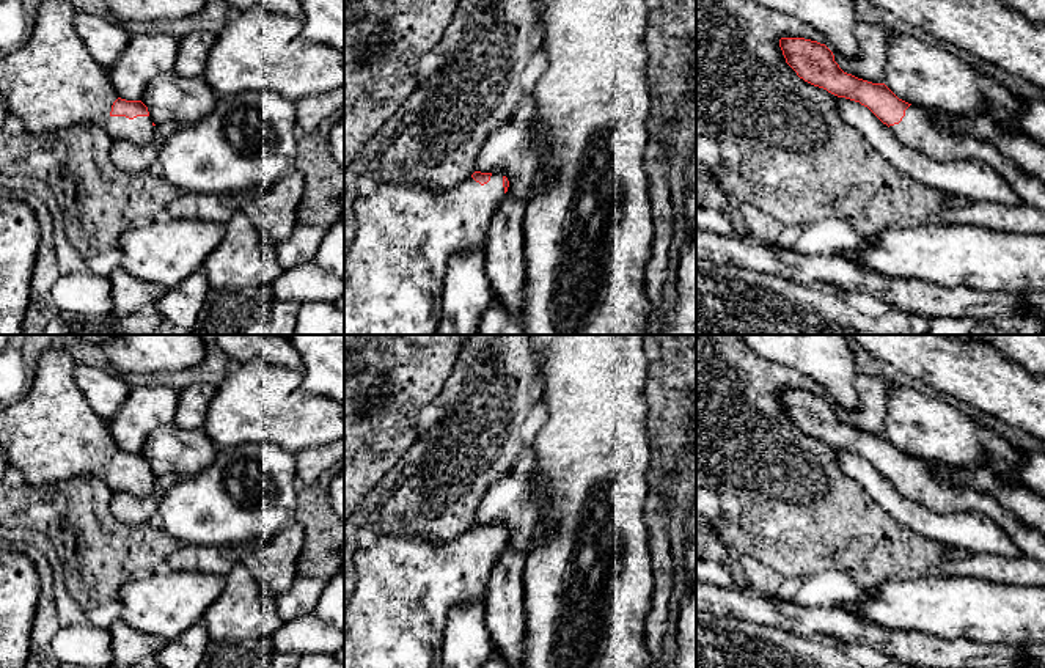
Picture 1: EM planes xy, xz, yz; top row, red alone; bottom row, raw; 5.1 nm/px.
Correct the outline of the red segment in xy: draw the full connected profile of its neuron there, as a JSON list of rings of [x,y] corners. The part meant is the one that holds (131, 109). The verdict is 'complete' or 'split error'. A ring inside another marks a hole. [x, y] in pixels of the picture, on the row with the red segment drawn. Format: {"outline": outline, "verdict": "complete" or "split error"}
{"outline": [[[44,0],[25,44],[0,57],[0,94],[8,115],[19,118],[31,135],[90,124],[105,130],[113,141],[123,138],[146,145],[154,132],[148,107],[116,94],[108,69],[93,60],[74,30],[79,13],[69,0]]], "verdict": "split error"}

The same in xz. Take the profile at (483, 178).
{"outline": [[[475,171],[449,190],[380,182],[371,195],[357,196],[357,234],[344,256],[344,335],[437,335],[446,266],[459,251],[486,248],[487,228],[508,187],[509,181],[501,173]]], "verdict": "split error"}

